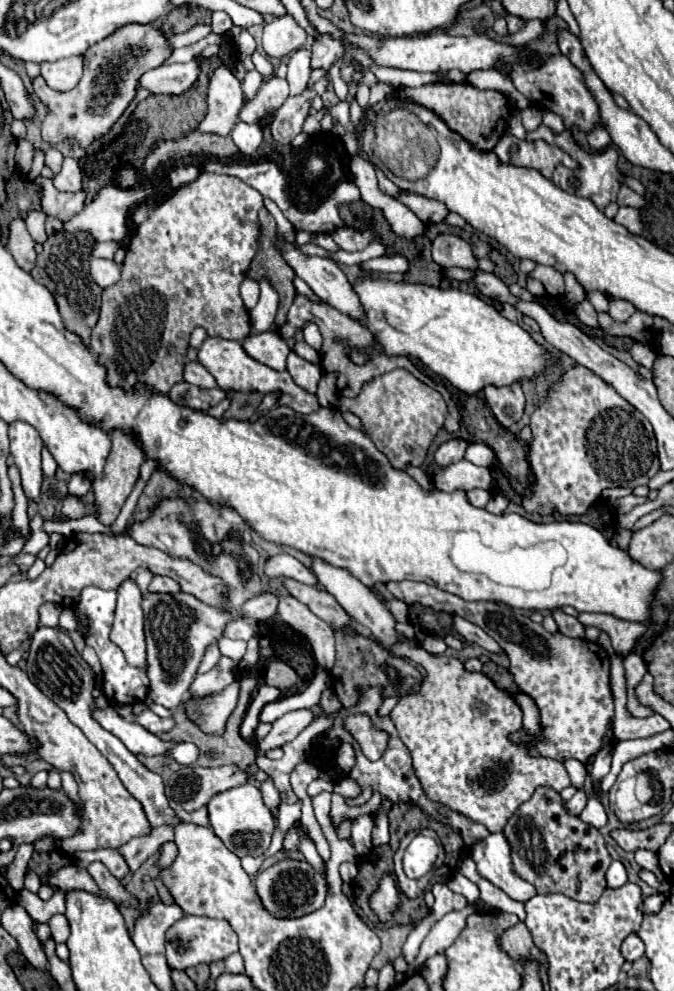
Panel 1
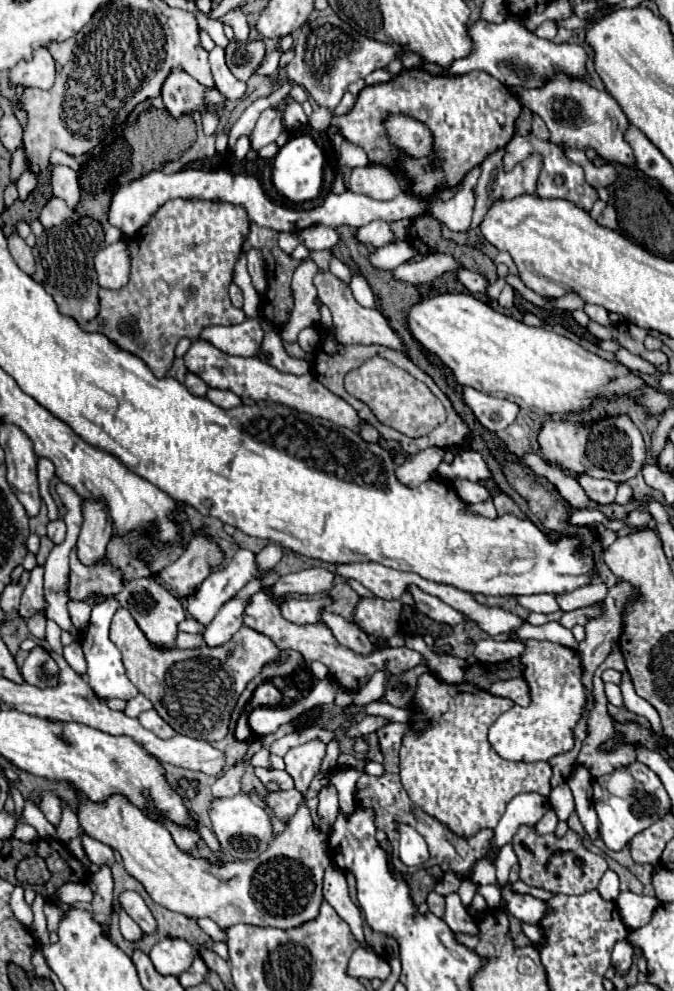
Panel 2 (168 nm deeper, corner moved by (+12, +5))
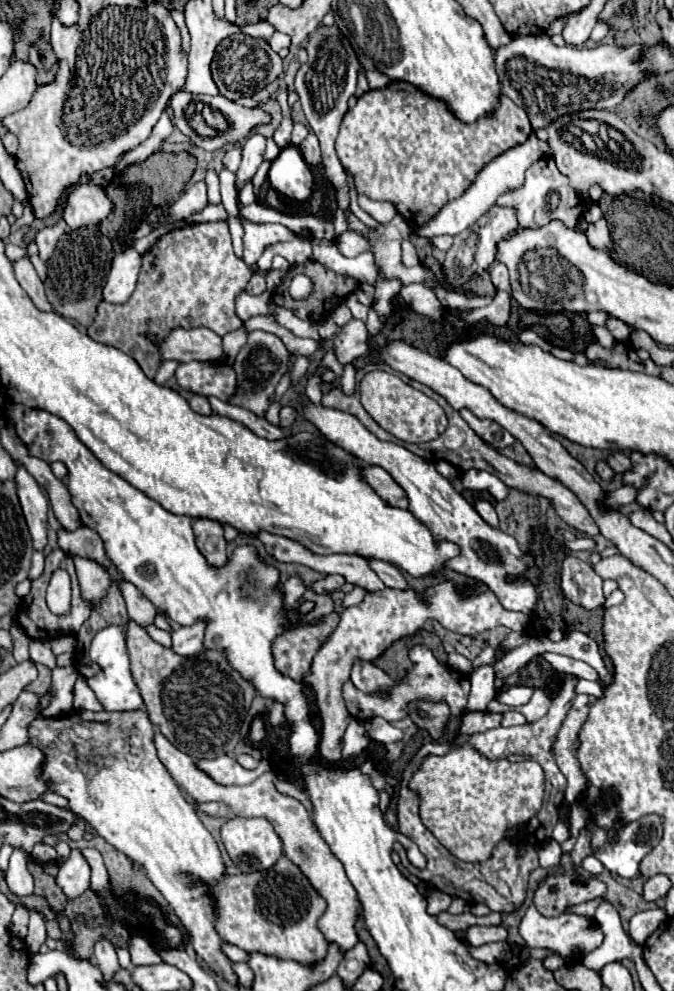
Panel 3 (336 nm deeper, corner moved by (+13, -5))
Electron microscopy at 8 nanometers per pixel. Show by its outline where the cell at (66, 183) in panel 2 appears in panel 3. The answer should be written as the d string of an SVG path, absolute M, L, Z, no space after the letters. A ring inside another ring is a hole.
M74 185L66 195L64 221L70 229L84 225L96 225L106 219L112 205L102 187L96 185Z

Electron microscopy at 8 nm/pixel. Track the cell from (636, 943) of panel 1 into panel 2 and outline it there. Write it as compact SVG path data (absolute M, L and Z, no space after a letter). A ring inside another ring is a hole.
M619 941L611 955L611 967L615 969L615 973L627 975L631 969L631 963L633 963L633 949L629 947L627 941Z

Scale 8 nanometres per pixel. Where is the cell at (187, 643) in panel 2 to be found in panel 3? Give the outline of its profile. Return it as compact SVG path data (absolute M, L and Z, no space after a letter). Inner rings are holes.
M150 625L150 627L146 627L146 631L148 631L148 635L150 635L150 637L152 637L156 643L160 643L160 645L164 645L164 647L170 647L170 645L172 645L170 633L166 633L166 631L158 629L156 625Z

